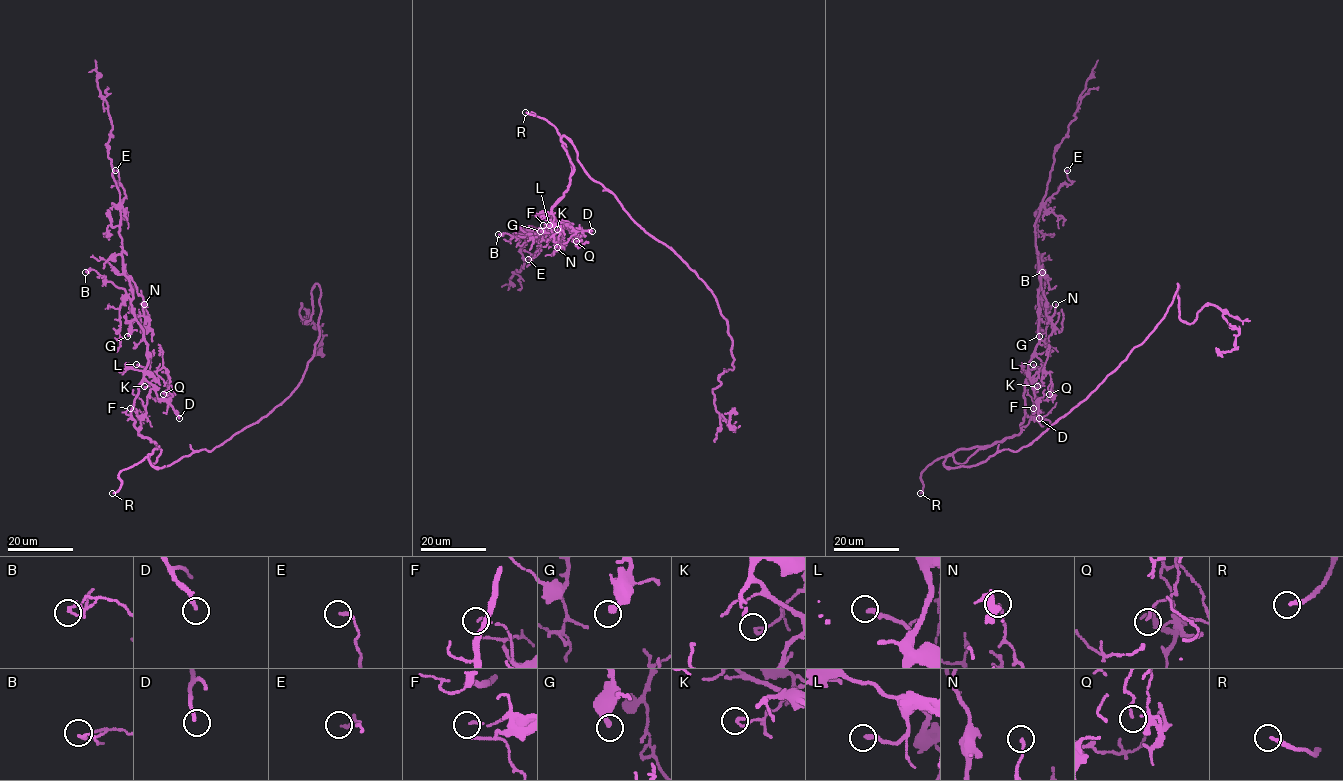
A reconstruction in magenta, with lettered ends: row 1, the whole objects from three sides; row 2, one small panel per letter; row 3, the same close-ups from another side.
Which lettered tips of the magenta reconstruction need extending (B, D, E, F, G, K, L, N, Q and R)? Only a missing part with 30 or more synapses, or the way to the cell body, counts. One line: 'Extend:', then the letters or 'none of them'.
Extend: L, R

